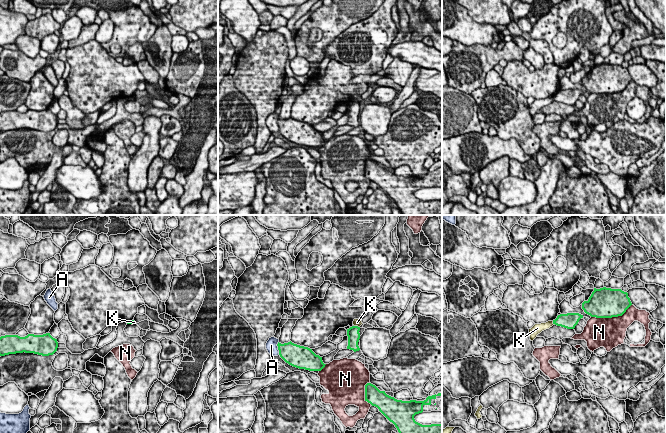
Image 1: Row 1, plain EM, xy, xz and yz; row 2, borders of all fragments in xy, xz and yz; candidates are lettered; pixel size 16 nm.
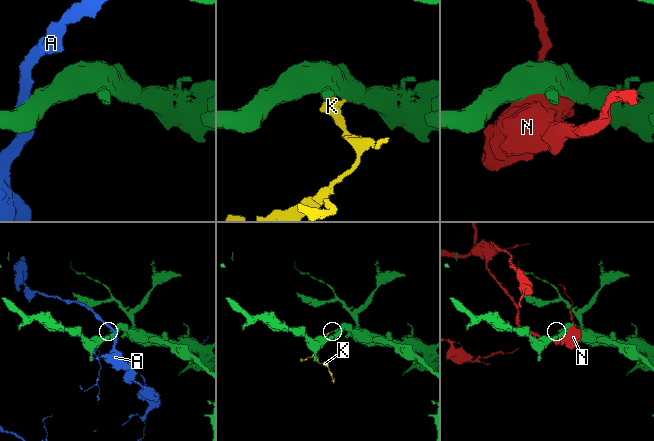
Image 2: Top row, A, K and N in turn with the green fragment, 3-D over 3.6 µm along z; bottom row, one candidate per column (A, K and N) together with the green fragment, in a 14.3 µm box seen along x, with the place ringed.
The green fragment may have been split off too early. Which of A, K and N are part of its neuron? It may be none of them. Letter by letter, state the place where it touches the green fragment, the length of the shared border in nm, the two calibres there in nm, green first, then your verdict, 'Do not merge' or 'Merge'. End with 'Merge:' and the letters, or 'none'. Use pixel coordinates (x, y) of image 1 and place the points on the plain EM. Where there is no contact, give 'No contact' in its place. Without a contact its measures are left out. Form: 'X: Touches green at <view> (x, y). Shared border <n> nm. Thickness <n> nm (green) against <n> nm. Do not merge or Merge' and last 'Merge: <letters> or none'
A: Touches green at xz (278, 124). Shared border 220 nm. Thickness 340 nm (green) against 190 nm. Do not merge
K: Touches green at xz (357, 102). Shared border 100 nm. Thickness 200 nm (green) against 130 nm. Do not merge
N: Touches green at yz (611, 93). Shared border 700 nm. Thickness 480 nm (green) against 480 nm. Do not merge
Merge: none

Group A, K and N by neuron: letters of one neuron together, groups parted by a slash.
A / K / N

